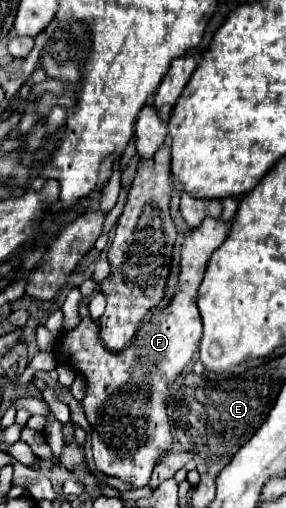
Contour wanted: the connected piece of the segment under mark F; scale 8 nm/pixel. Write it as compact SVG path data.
M205 218L205 222L201 222L201 226L191 228L185 234L183 244L181 244L179 278L177 278L177 290L175 290L173 300L169 302L169 306L165 310L161 310L157 314L159 322L143 322L139 326L135 338L131 340L131 344L125 350L121 350L121 352L107 350L107 346L99 338L97 322L91 318L87 304L79 304L81 320L79 320L77 328L65 330L57 338L55 346L53 346L53 354L55 354L57 362L67 364L69 368L73 368L75 374L81 374L83 380L87 382L87 390L85 390L85 398L81 400L81 406L83 406L87 422L93 428L91 446L93 446L93 458L95 458L99 472L119 476L121 480L133 484L135 488L141 488L141 486L149 484L151 472L153 472L155 464L159 462L159 458L169 452L169 448L173 444L171 422L169 422L169 414L167 414L169 388L175 384L175 380L181 376L181 372L193 360L193 356L197 352L197 346L201 340L201 318L199 318L199 310L195 304L197 288L203 280L203 272L205 272L205 264L207 264L209 256L225 242L225 238L229 236L229 230L231 230L231 220L225 222L221 218Z

